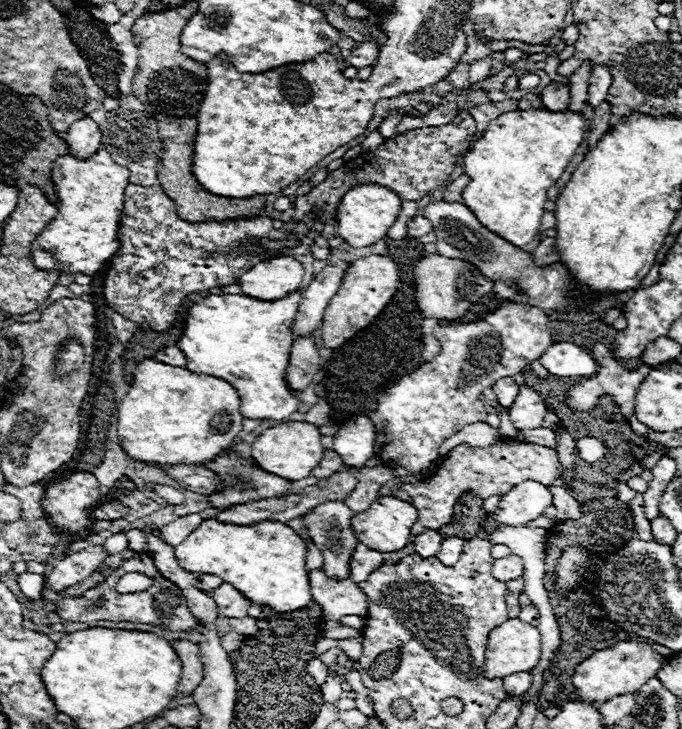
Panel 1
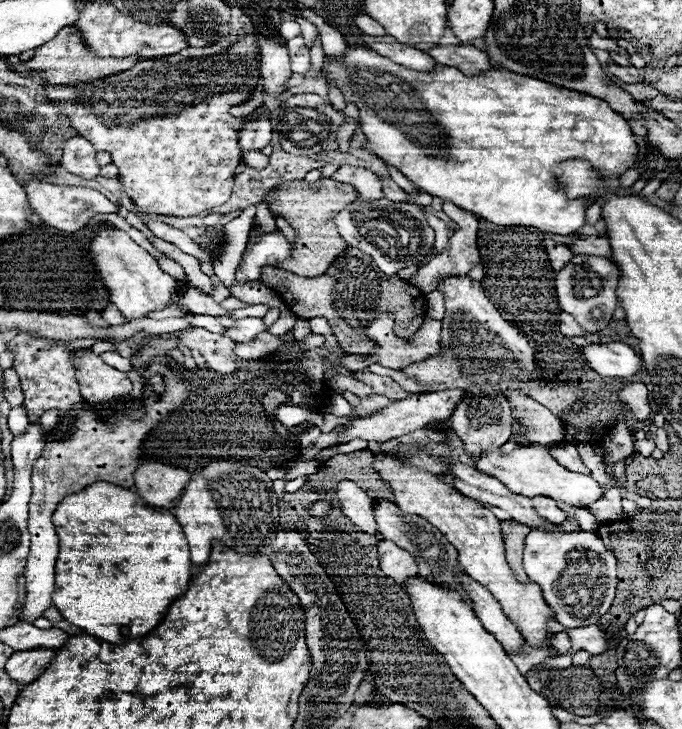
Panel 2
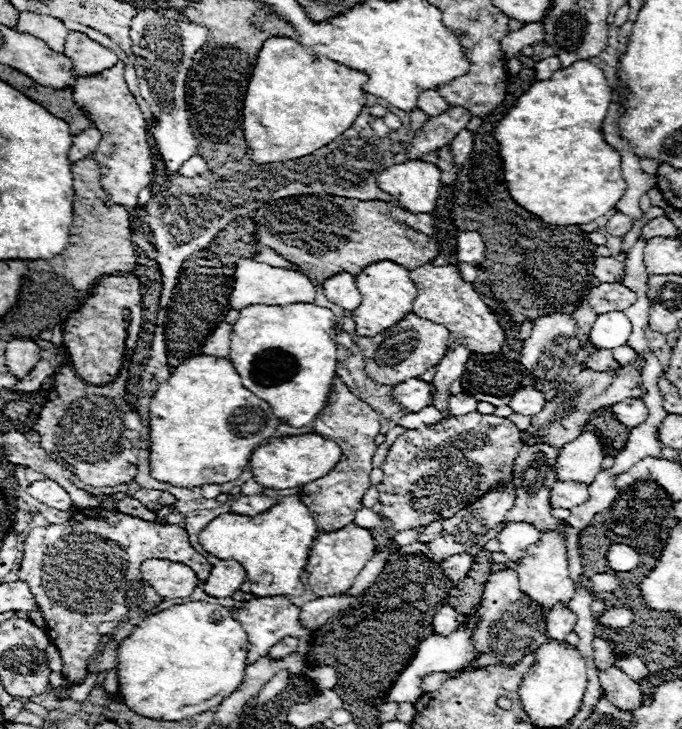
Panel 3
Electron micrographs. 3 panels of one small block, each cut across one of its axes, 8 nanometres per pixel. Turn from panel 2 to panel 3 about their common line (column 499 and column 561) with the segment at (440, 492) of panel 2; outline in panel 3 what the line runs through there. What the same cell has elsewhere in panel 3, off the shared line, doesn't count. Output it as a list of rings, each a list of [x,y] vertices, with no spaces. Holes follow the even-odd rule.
[[[560,520],[560,526],[550,532],[542,532],[542,538],[538,544],[532,544],[526,548],[524,556],[520,558],[516,572],[520,578],[520,588],[526,596],[536,600],[544,606],[544,610],[550,610],[556,602],[568,604],[568,600],[574,596],[574,580],[568,572],[568,550],[566,550],[566,528],[568,524]]]

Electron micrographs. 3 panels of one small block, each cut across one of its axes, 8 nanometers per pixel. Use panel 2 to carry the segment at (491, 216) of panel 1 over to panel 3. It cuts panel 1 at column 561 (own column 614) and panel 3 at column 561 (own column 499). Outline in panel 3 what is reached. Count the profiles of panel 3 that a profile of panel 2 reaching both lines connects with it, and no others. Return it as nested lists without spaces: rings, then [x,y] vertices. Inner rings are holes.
[[[588,60],[554,72],[552,80],[532,84],[496,124],[494,138],[500,142],[504,160],[506,188],[514,202],[548,224],[586,224],[614,208],[626,192],[626,180],[620,168],[620,152],[606,144],[602,122],[610,106],[610,86],[604,72]]]

